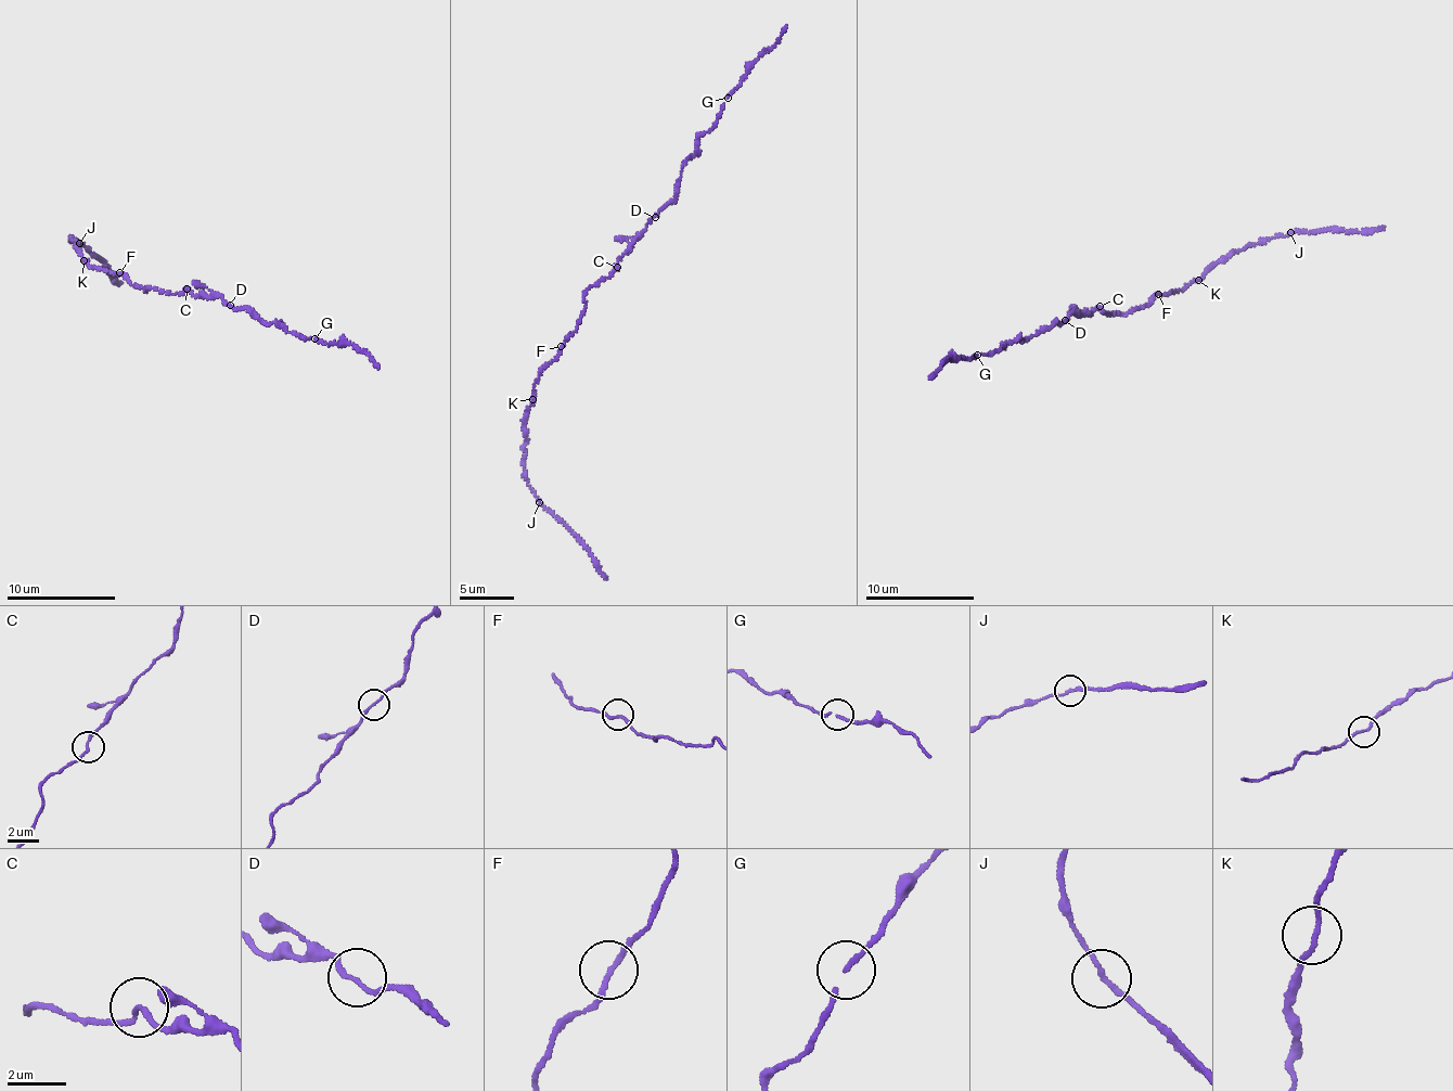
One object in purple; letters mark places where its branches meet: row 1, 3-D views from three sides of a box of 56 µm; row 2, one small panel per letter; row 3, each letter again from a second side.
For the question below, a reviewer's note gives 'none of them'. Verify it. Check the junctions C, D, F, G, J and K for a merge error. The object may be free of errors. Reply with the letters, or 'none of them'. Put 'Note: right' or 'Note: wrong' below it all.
none of them
Note: right

